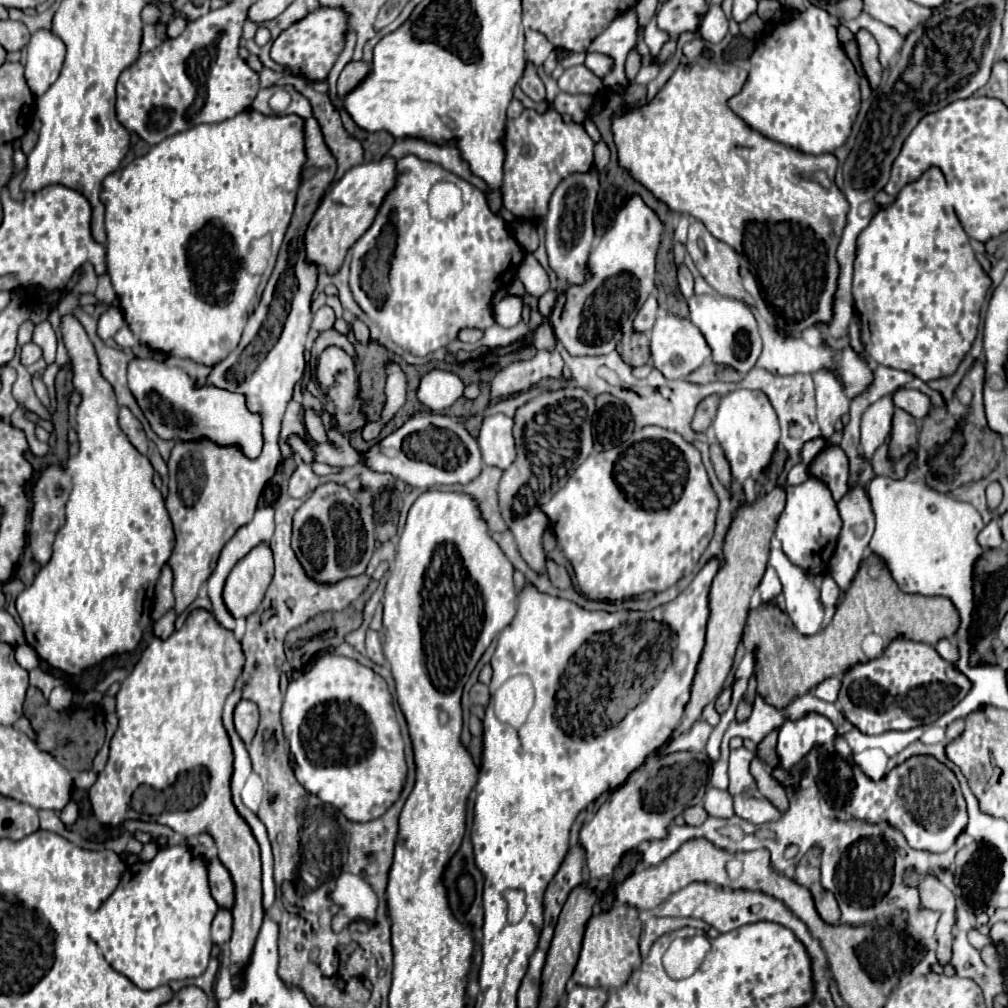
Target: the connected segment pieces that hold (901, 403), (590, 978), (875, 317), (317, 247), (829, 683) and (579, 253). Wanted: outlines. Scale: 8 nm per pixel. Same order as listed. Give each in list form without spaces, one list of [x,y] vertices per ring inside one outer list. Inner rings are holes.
[[[898,390],[894,394],[894,402],[898,408],[906,410],[908,414],[912,414],[914,418],[924,418],[930,410],[930,398],[926,394],[922,394],[920,390]]]
[[[616,904],[610,912],[602,912],[590,918],[582,942],[580,960],[576,964],[572,980],[580,986],[598,986],[606,990],[618,990],[634,970],[640,968],[640,938],[642,922],[638,918],[638,910],[630,904]]]
[[[930,168],[928,172],[922,174],[920,180],[902,188],[900,194],[896,196],[896,200],[888,208],[876,212],[872,222],[868,224],[868,230],[864,230],[864,234],[860,234],[860,238],[858,238],[858,254],[856,254],[856,262],[854,262],[854,288],[852,288],[852,292],[854,292],[854,310],[858,312],[860,322],[862,322],[862,348],[864,348],[866,358],[870,358],[870,360],[874,360],[876,364],[882,364],[882,366],[890,366],[890,368],[910,372],[910,374],[918,376],[920,380],[924,380],[924,382],[954,374],[958,364],[962,362],[962,358],[966,356],[966,352],[970,350],[970,346],[976,338],[976,328],[978,328],[978,322],[980,322],[980,308],[986,300],[988,288],[990,288],[990,278],[982,270],[978,260],[974,258],[970,238],[966,236],[964,228],[960,226],[960,222],[956,218],[954,196],[952,196],[952,192],[948,194],[948,186],[946,186],[946,180],[944,180],[942,172],[938,168]]]
[[[384,156],[376,162],[364,162],[344,174],[342,180],[324,196],[306,230],[306,256],[318,266],[326,266],[328,274],[338,272],[348,248],[372,226],[386,194],[396,186],[396,158]]]
[[[832,676],[832,678],[826,678],[820,686],[816,686],[814,692],[818,698],[822,698],[826,702],[836,702],[840,686],[842,686],[842,680],[838,676]]]
[[[596,170],[584,174],[570,174],[556,186],[550,198],[550,206],[546,214],[546,252],[548,252],[550,268],[564,284],[584,284],[586,280],[588,254],[594,240],[592,214],[596,208],[598,186],[600,184]]]

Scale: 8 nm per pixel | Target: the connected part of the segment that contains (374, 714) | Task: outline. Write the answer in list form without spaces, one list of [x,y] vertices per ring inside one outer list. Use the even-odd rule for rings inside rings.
[[[324,654],[308,672],[288,684],[281,710],[284,738],[296,762],[296,780],[322,802],[336,806],[352,822],[380,818],[400,796],[406,782],[406,760],[400,726],[394,714],[386,680],[352,658]]]

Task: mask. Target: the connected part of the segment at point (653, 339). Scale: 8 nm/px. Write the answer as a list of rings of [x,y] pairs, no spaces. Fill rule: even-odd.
[[[662,314],[656,320],[650,336],[650,350],[654,366],[666,378],[686,378],[690,372],[694,372],[712,356],[712,350],[702,332],[688,318],[680,318],[676,314]]]

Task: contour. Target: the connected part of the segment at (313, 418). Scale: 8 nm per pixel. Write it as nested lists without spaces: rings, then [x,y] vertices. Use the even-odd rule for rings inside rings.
[[[306,410],[306,414],[304,414],[304,426],[306,426],[308,436],[310,436],[314,442],[318,442],[318,444],[328,442],[328,438],[326,438],[326,428],[324,428],[324,424],[322,424],[322,418],[316,416],[312,410]]]

